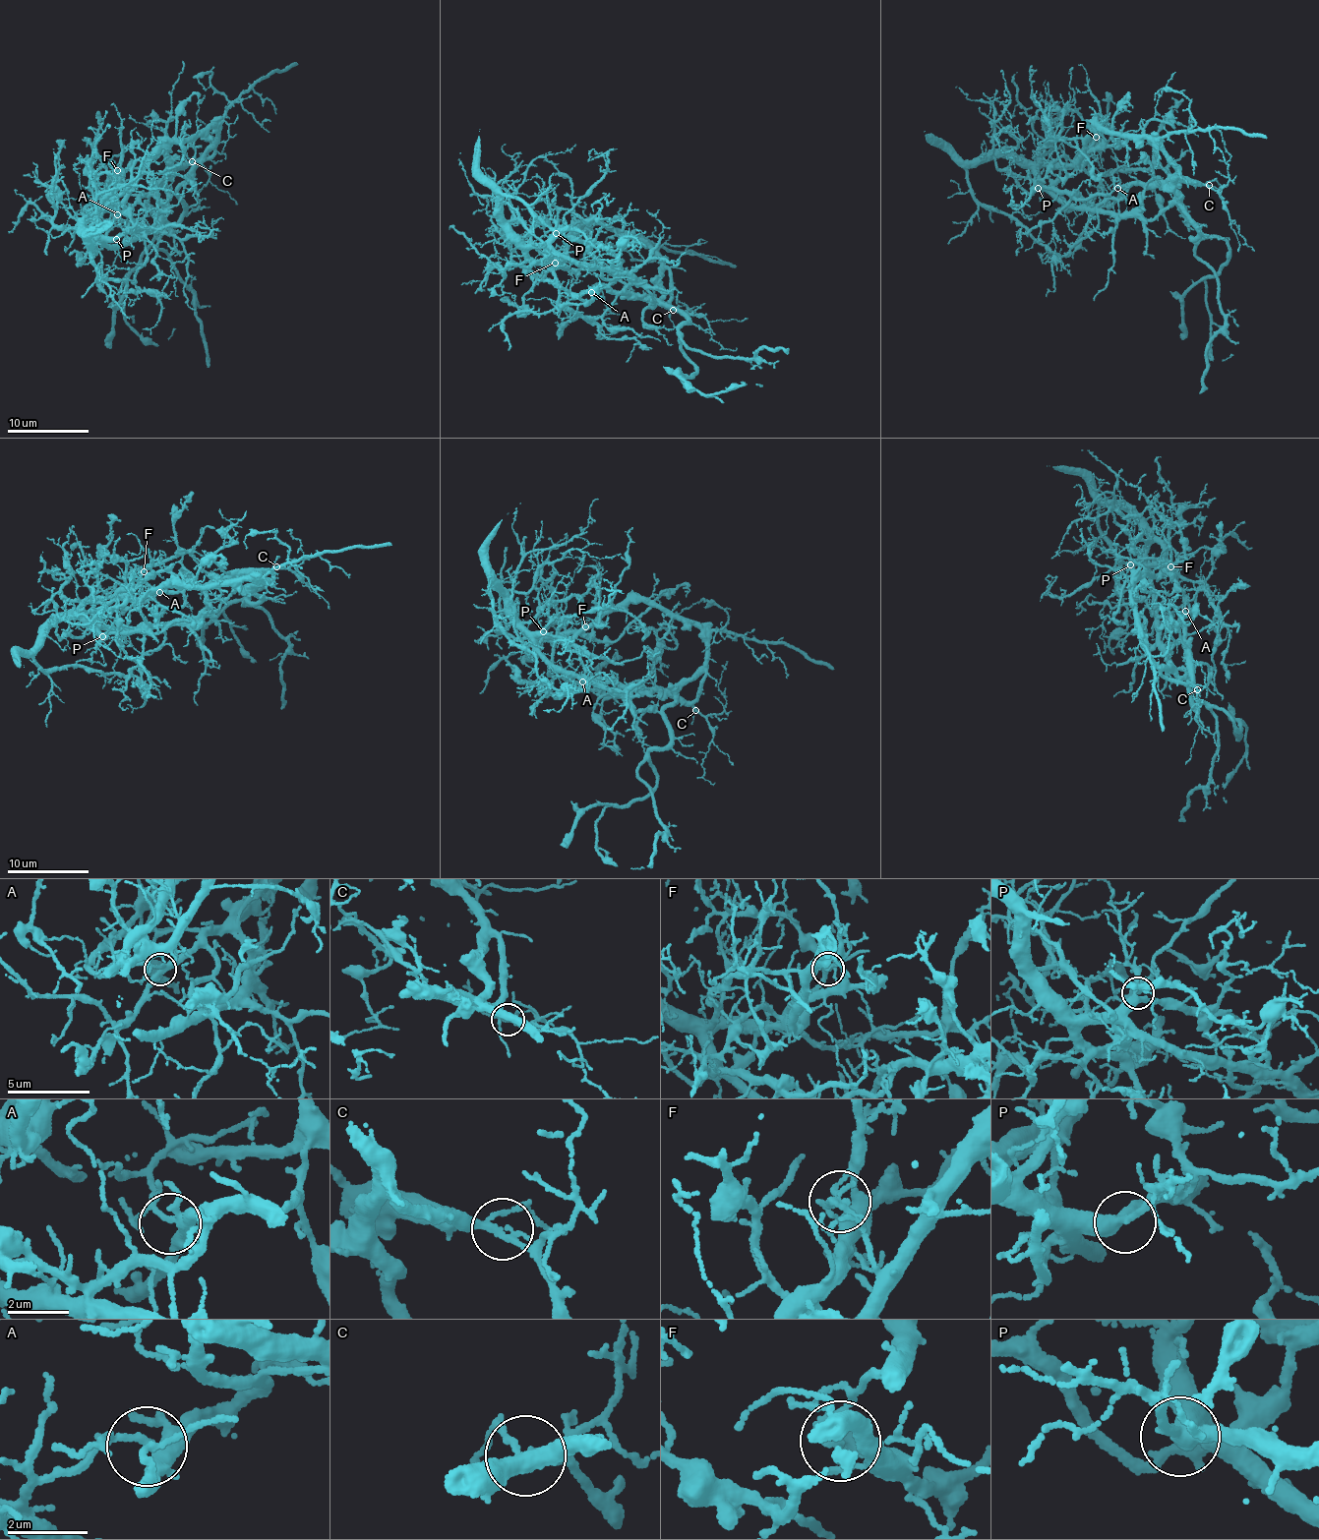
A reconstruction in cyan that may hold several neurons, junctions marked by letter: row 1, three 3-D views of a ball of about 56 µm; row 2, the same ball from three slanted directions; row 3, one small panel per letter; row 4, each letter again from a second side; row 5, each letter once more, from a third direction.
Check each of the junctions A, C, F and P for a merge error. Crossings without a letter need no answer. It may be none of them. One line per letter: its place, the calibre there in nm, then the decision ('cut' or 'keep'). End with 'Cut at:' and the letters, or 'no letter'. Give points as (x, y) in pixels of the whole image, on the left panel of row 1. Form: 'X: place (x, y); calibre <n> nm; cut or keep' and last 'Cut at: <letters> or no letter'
A: place (117, 214); calibre 260 nm; keep
C: place (192, 161); calibre 200 nm; keep
F: place (117, 170); calibre 130 nm; cut
P: place (116, 239); calibre 320 nm; keep
Cut at: F

